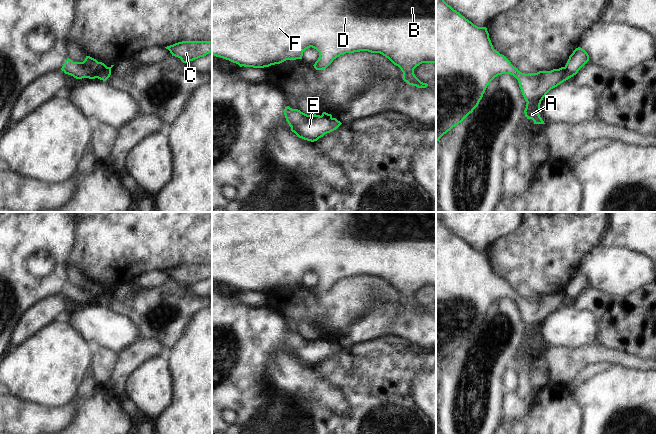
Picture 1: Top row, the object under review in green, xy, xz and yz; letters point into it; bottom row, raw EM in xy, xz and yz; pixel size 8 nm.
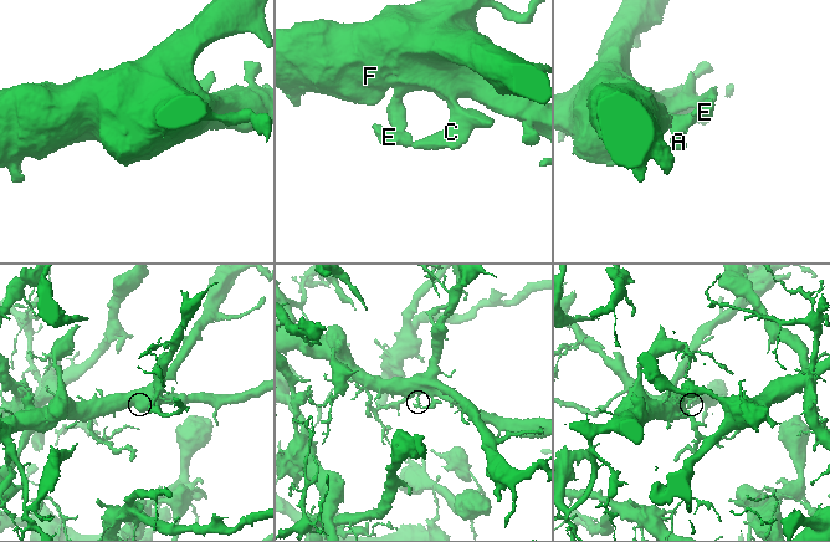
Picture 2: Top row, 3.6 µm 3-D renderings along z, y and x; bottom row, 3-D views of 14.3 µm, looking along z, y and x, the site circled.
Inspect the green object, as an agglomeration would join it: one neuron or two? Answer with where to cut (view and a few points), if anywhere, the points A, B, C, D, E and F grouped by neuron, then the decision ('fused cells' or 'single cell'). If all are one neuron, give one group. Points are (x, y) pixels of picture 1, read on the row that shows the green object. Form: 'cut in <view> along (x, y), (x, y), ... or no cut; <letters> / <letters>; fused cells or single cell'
cut in xy along (110, 68), (102, 68), (96, 77); A B C D F / E; fused cells

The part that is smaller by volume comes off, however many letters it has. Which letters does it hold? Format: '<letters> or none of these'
E

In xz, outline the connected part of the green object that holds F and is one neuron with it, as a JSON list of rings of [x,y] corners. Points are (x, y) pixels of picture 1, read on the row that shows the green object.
[[[212,0],[212,55],[229,60],[238,64],[240,67],[264,68],[271,65],[280,64],[286,60],[302,59],[303,52],[308,48],[314,48],[319,52],[319,58],[313,65],[316,70],[325,70],[334,59],[346,53],[368,51],[371,53],[380,53],[388,58],[394,65],[398,66],[403,72],[403,80],[409,85],[418,88],[426,88],[427,83],[421,82],[414,74],[414,69],[422,63],[436,63],[436,0]]]

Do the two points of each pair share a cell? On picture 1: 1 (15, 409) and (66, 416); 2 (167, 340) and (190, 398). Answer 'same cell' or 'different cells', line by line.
1: same cell
2: different cells

